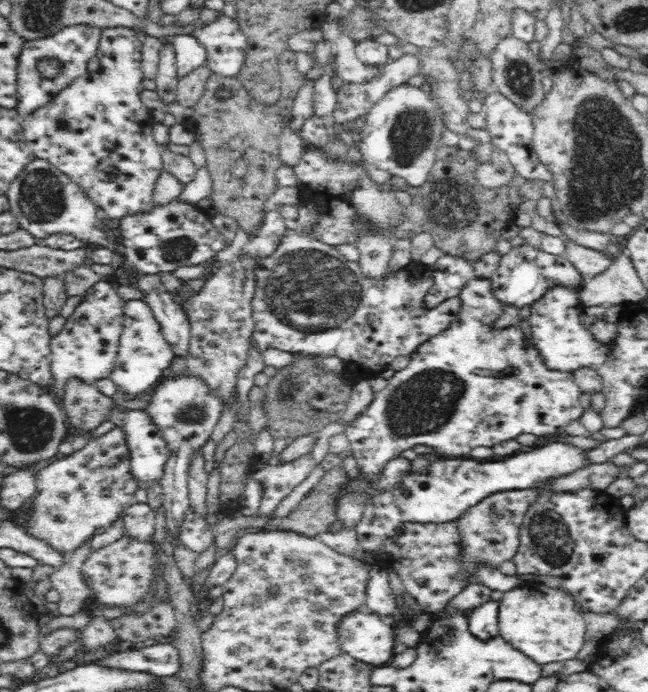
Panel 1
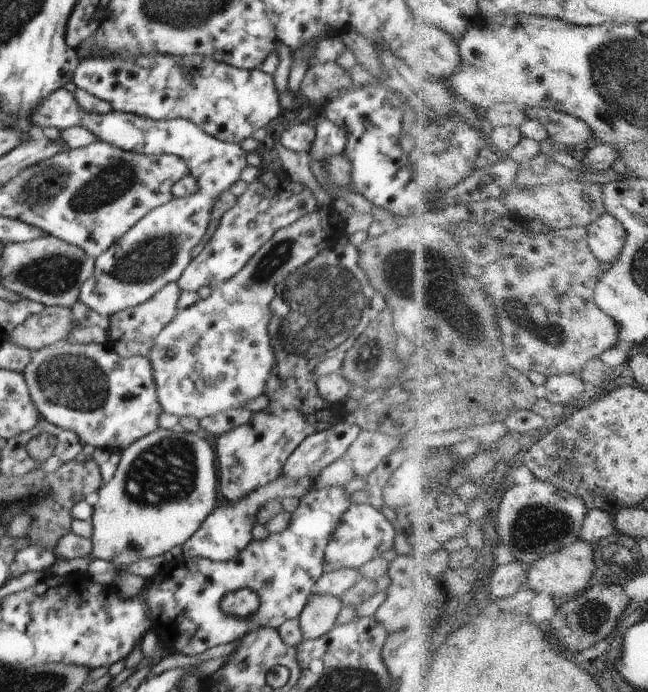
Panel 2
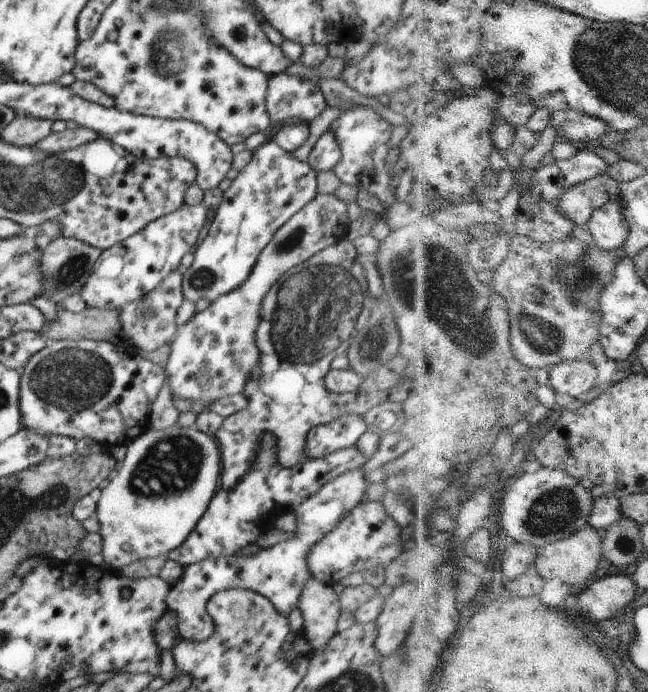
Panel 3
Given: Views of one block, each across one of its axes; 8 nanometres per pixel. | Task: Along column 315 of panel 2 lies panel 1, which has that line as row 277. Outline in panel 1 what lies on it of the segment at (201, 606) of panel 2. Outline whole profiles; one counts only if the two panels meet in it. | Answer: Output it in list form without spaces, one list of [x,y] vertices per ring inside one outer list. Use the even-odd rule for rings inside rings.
[[[528,243],[512,247],[508,253],[502,255],[498,268],[489,279],[496,299],[504,306],[512,305],[519,309],[540,300],[540,296],[544,296],[552,286],[567,286],[580,291],[587,281],[566,256],[546,253]]]

